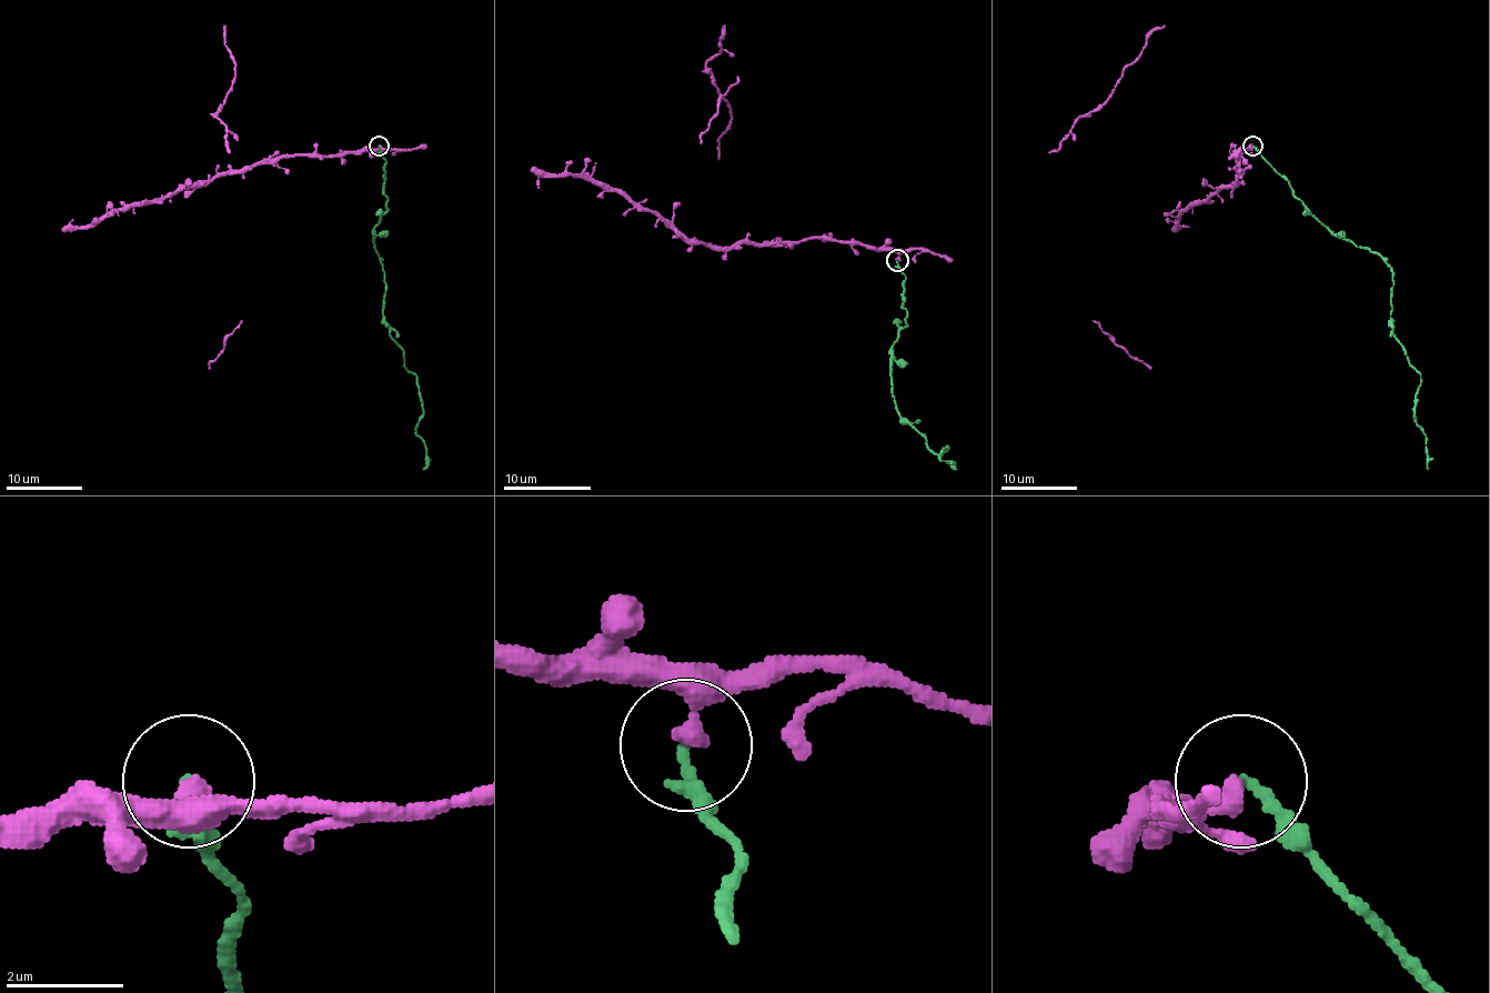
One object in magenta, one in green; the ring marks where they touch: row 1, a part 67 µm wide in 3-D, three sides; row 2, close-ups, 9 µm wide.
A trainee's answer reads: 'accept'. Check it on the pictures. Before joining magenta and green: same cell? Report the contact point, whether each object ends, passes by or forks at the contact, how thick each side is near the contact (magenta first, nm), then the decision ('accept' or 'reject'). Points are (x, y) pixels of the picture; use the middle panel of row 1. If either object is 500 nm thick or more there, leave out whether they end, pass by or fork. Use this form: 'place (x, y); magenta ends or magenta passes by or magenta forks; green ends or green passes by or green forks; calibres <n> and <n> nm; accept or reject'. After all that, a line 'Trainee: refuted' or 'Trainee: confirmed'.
place (897, 260); magenta ends; green ends; calibres 340 and 160 nm; reject
Trainee: refuted

